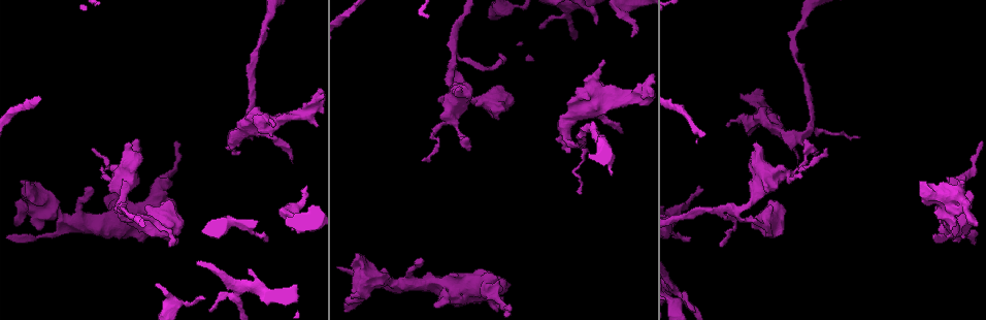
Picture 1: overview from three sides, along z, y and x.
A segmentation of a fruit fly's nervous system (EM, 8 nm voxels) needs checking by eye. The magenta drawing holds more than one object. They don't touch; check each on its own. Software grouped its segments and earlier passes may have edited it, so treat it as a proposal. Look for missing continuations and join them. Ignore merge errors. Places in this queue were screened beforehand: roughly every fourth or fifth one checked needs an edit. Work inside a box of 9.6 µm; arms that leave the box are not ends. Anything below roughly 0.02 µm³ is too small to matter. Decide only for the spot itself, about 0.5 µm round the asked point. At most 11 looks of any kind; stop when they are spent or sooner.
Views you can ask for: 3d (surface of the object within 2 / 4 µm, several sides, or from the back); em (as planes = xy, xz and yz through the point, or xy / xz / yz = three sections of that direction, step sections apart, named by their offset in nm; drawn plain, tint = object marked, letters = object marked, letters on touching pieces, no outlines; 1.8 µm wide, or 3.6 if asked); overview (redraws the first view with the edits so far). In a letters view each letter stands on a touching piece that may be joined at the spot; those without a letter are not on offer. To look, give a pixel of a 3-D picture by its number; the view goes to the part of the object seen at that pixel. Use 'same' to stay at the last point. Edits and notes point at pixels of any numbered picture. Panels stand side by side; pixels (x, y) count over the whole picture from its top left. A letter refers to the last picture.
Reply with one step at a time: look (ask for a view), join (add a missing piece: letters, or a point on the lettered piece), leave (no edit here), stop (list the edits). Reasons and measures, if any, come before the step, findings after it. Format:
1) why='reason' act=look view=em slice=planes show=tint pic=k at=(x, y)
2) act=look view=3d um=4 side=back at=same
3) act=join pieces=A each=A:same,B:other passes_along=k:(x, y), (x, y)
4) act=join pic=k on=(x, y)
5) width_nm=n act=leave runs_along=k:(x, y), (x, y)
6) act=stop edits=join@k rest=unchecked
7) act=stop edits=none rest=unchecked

act=look view=em um=3.6 slice=planes show=letters pic=1 at=(127, 200)

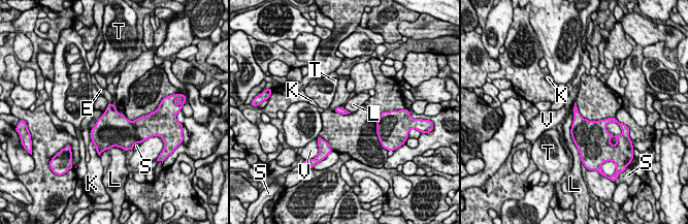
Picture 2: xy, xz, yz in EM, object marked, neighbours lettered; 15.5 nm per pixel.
act=join pieces=E each=E:same,K:other,L:other,S:other,T:other,V:other passes_along=2:(111, 120), (110, 104), (103, 92) found='it goes on there'

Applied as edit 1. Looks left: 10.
why='thick turns thin' act=look view=em slice=planes show=tint pic=1 at=(237, 137)

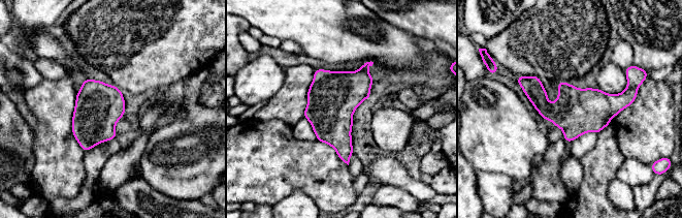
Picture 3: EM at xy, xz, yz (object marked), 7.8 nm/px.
act=look view=em slice=planes show=letters at=same

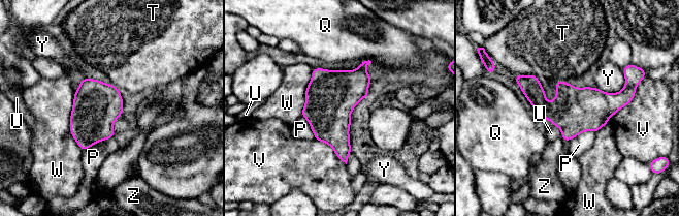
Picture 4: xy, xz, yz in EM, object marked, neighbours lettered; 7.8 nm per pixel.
width_nm=360 act=leave each=P:other,Q:other,T:other,U:other,V:other,W:other,Y:other,Z:other border=4:(554, 125), (560, 130), (561, 134) found='no lettered piece goes on from it'

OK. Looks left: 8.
act=look view=em slice=planes show=letters pic=1 at=(127, 143)

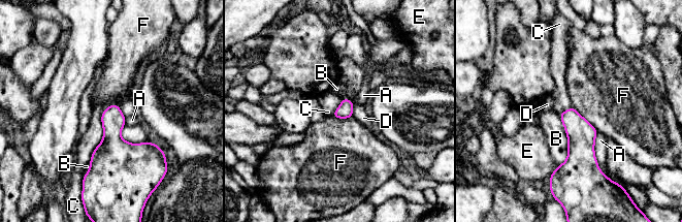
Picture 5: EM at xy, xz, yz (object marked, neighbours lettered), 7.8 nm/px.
act=leave each=A:other,B:other,C:other,D:other,E:other,F:other border=5:(114, 103), (89, 161) found='none of them fits'

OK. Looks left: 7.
why='stops while still wide' act=look view=3d um=4 pic=1 at=(358, 254)

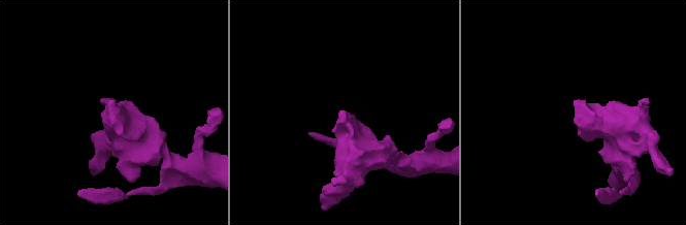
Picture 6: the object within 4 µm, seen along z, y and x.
act=look view=em slice=xy step=8 show=letters pic=6 at=(576, 102)

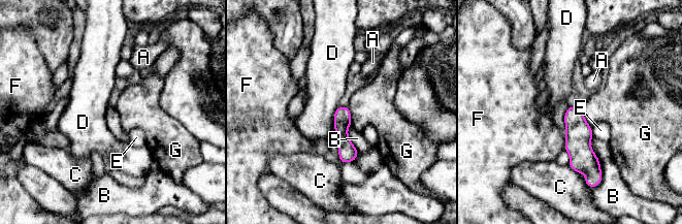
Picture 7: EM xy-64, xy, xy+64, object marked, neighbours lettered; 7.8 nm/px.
why='cut it another way' act=look view=em slice=planes show=letters at=same

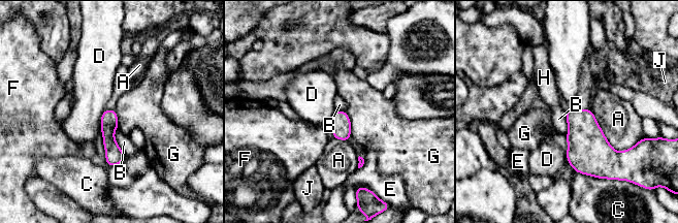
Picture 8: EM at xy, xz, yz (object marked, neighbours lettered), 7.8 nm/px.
longest_contact=A:460nm act=leave each=A:other,B:other,C:other,D:other,E:other,F:other,G:other,H:other,J:other border=8:(117, 128), (115, 139), (125, 154) found='no lettered piece goes on from it'

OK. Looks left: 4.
act=look view=em slice=xy step=16 show=letters pic=1 at=(266, 239)

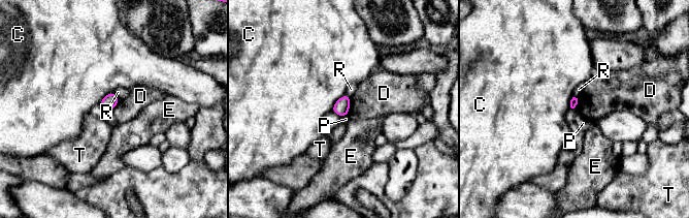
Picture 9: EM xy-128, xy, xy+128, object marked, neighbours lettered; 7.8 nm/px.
why='another direction' act=look view=em slice=planes show=letters at=same

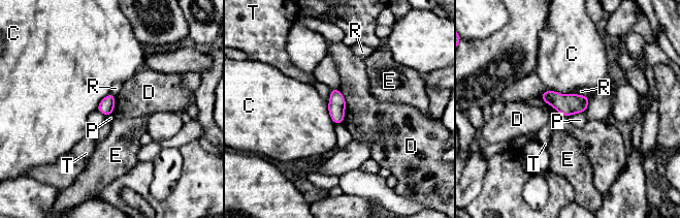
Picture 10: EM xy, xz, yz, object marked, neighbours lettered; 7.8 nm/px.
width_nm=120 act=leave each=C:other,D:other,E:other,P:other,R:other,T:other border=10:(338, 89), (345, 99), (343, 123) found='none of them fits'

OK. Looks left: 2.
act=stop edits=join@2 rest=unchecked

